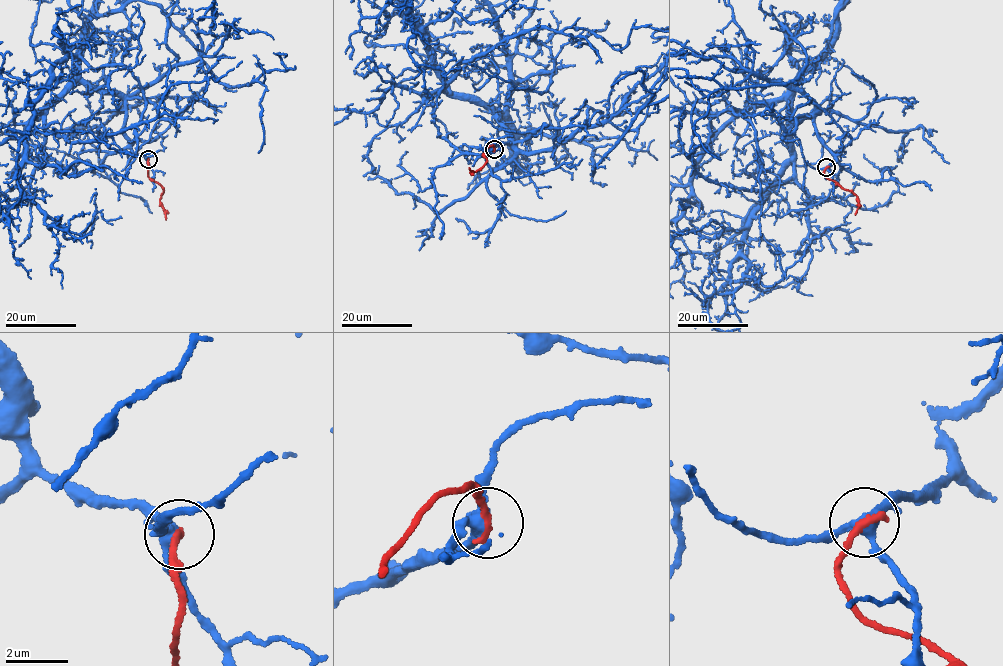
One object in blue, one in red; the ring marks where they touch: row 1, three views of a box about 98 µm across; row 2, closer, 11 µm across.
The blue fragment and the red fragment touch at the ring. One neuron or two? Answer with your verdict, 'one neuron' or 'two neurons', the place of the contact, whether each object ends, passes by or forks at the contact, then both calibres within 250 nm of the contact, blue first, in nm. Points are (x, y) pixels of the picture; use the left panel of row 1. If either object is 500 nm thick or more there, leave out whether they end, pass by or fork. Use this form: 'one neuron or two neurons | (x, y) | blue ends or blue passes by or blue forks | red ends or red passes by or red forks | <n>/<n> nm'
two neurons | (148, 159) | blue forks | red ends | 320/280 nm

